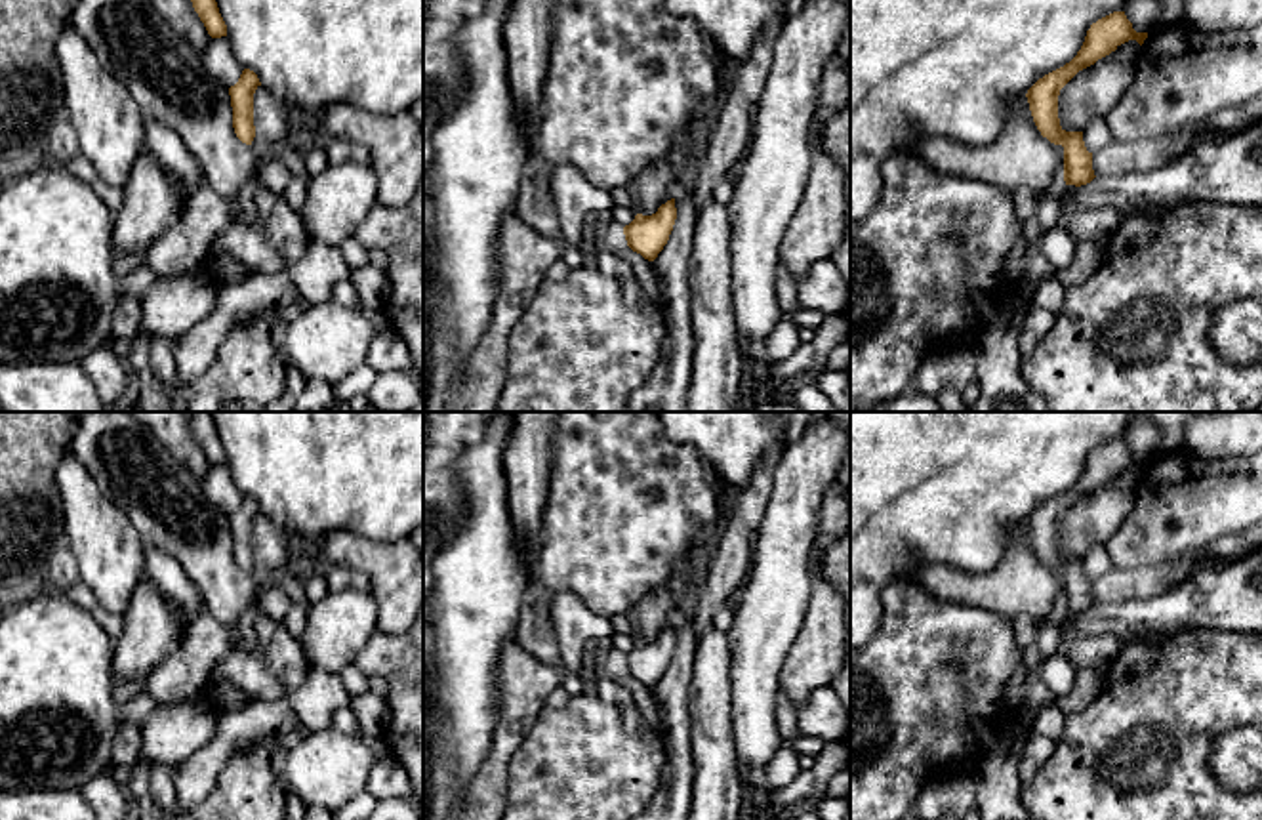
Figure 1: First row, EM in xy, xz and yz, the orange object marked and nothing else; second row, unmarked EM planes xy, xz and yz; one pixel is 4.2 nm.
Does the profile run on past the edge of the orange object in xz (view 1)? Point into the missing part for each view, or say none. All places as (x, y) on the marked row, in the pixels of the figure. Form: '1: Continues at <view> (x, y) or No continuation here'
1: No continuation here

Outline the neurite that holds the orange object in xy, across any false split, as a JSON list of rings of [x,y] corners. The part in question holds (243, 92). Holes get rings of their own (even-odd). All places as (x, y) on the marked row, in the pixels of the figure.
[[[244,69],[238,82],[229,88],[231,107],[233,107],[233,128],[236,137],[252,145],[255,137],[254,126],[254,93],[261,86],[257,74]]]

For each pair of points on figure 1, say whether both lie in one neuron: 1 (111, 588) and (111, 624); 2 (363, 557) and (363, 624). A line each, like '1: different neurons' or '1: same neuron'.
1: different neurons
2: different neurons

